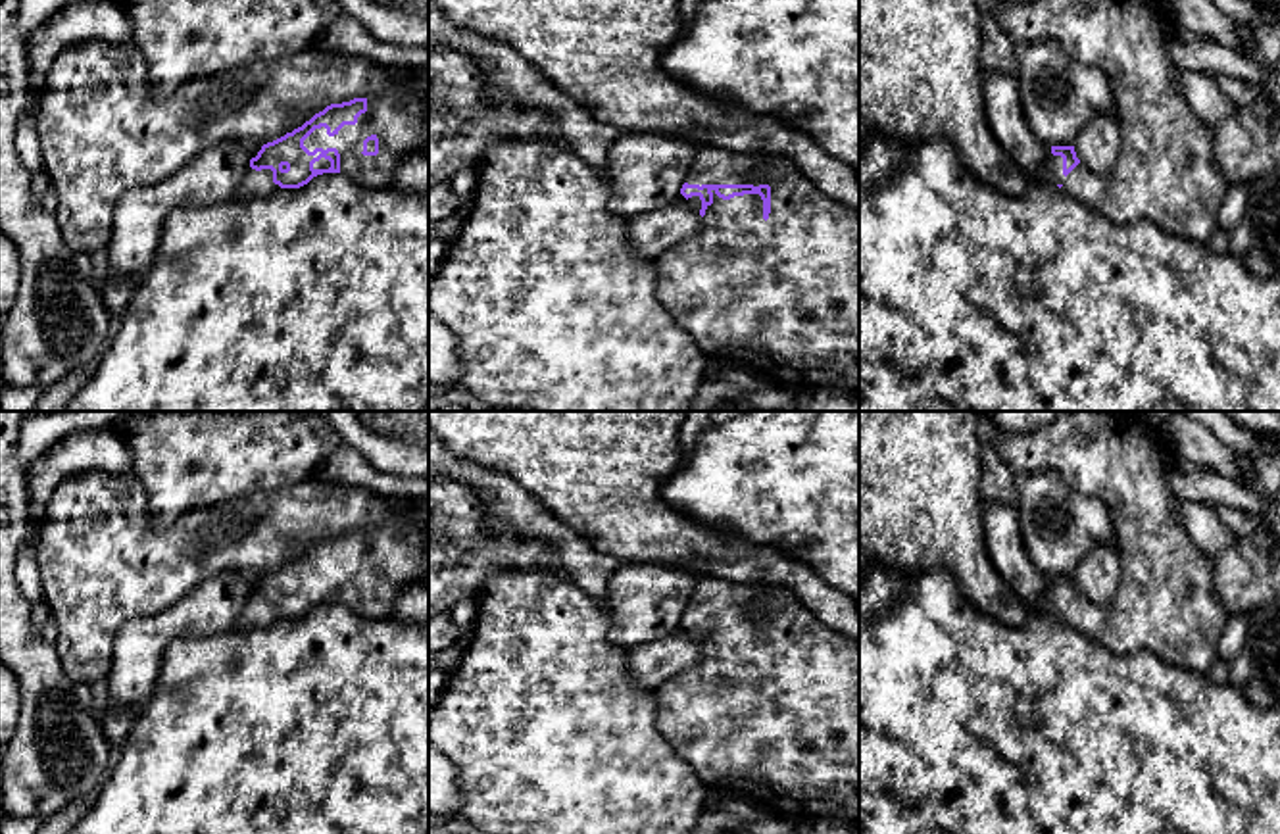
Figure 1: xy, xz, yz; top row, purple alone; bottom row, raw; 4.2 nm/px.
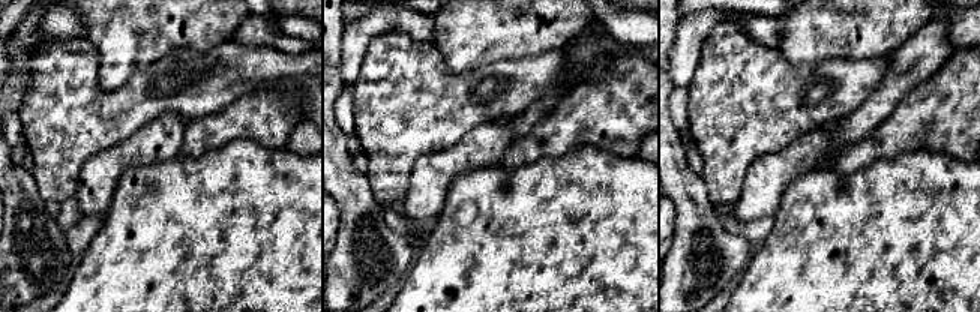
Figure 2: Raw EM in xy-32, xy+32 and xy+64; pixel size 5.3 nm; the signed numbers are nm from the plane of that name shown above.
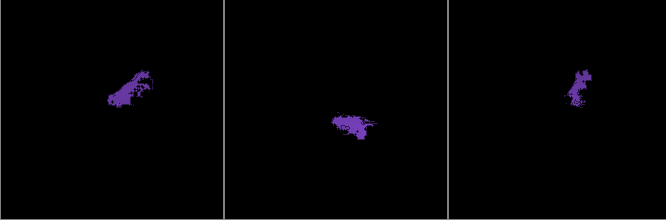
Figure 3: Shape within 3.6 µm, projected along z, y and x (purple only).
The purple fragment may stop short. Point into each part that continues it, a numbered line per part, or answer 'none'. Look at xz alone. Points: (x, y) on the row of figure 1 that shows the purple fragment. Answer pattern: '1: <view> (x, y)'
1: xz (781, 296)

